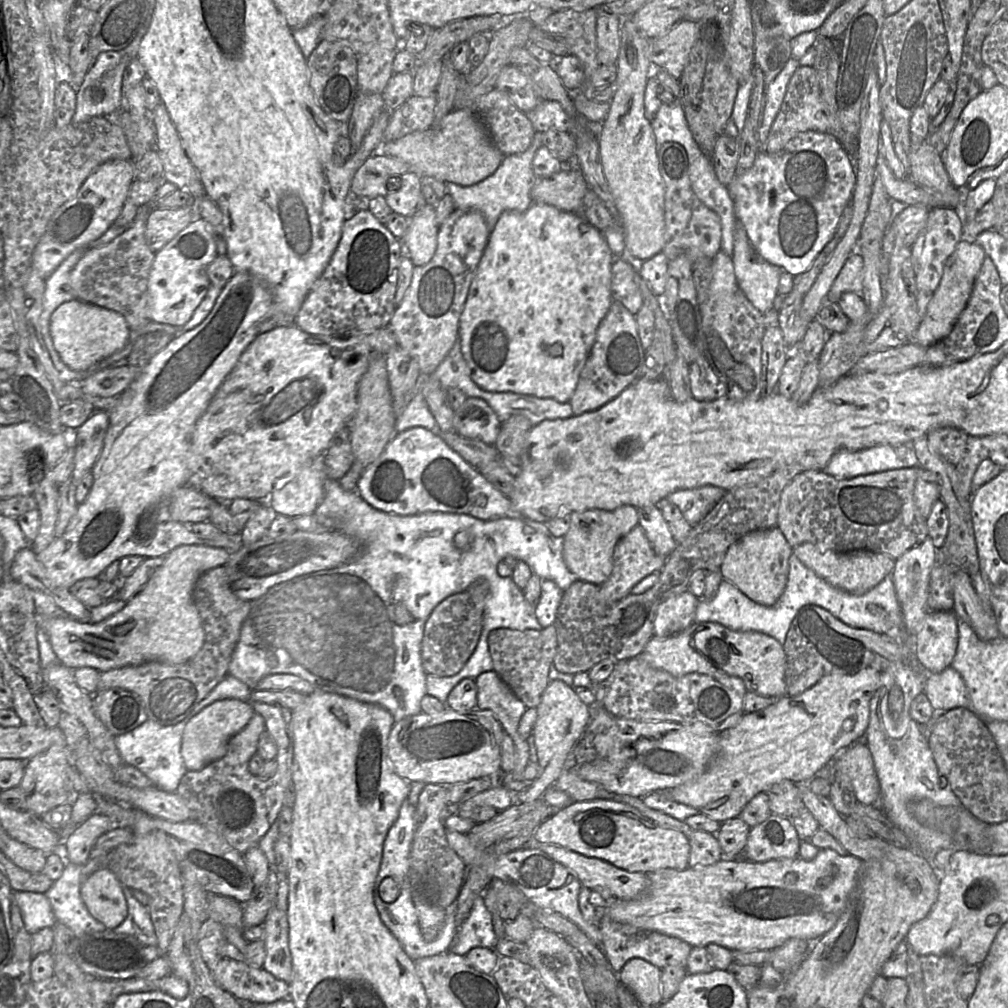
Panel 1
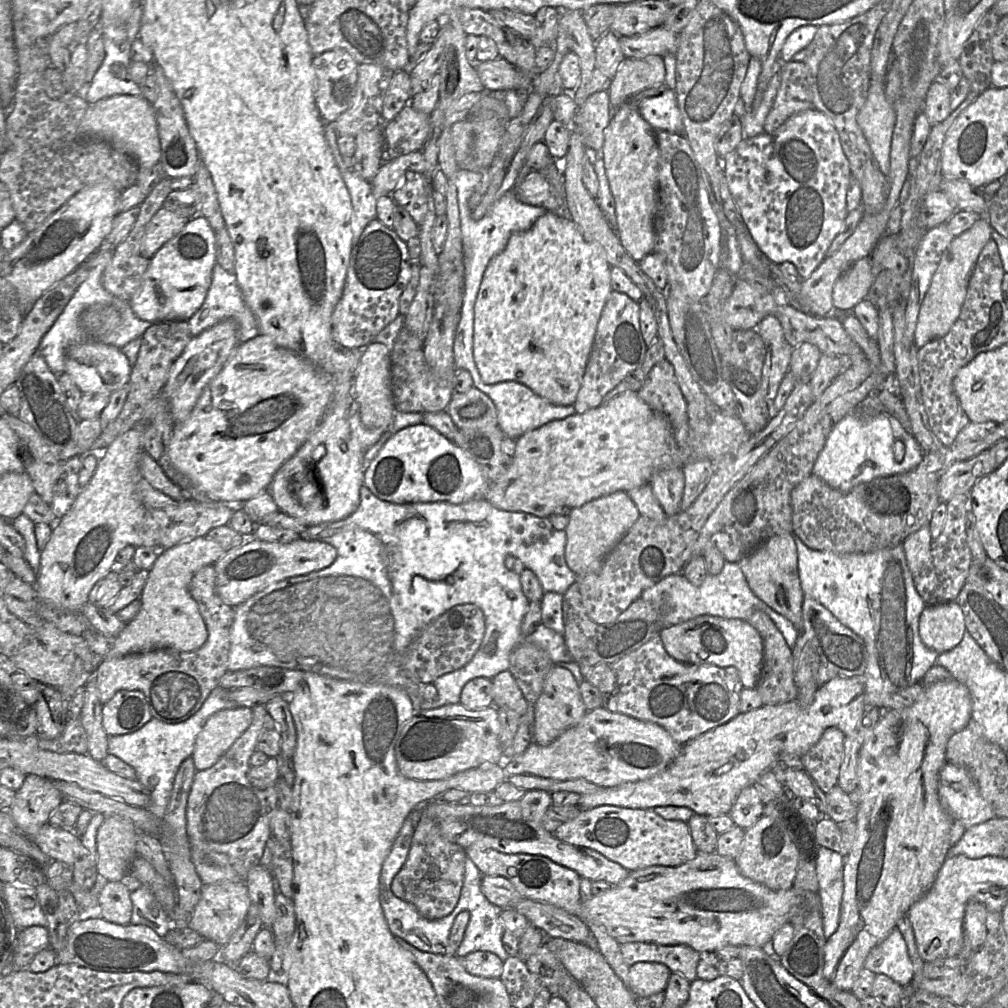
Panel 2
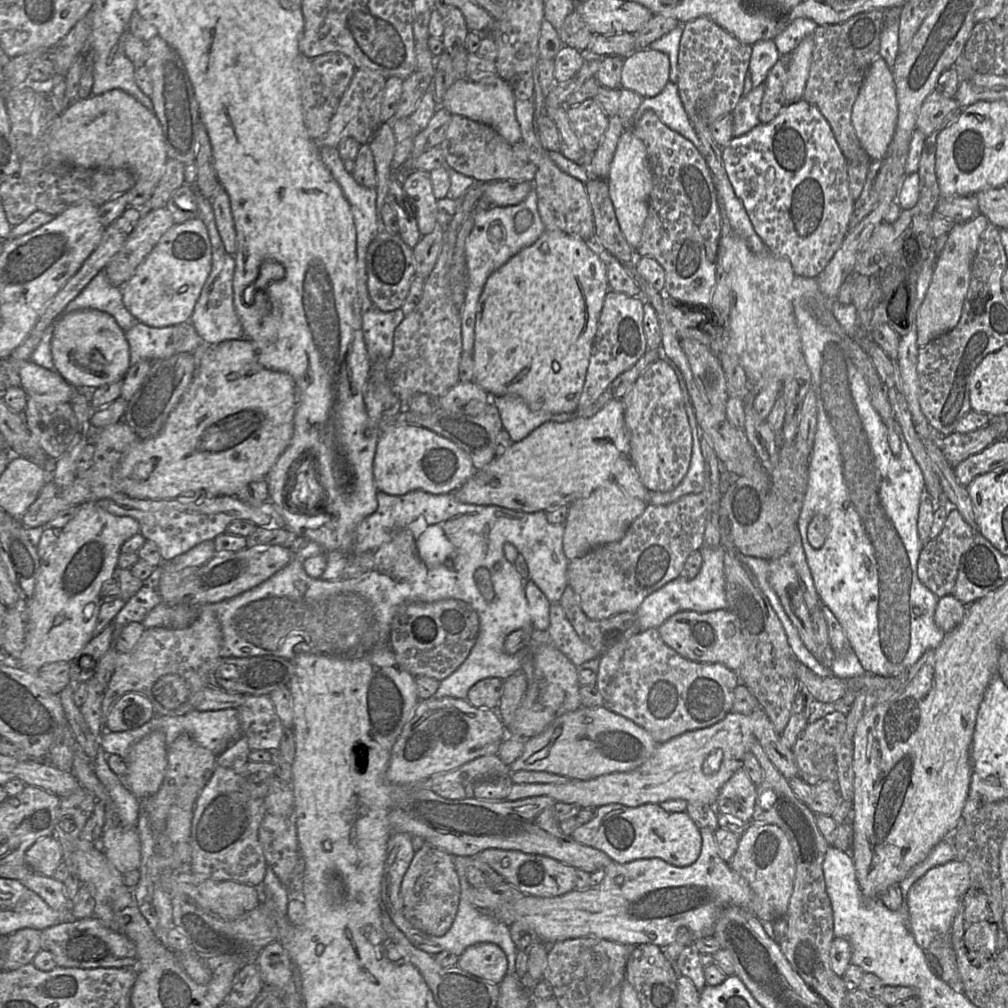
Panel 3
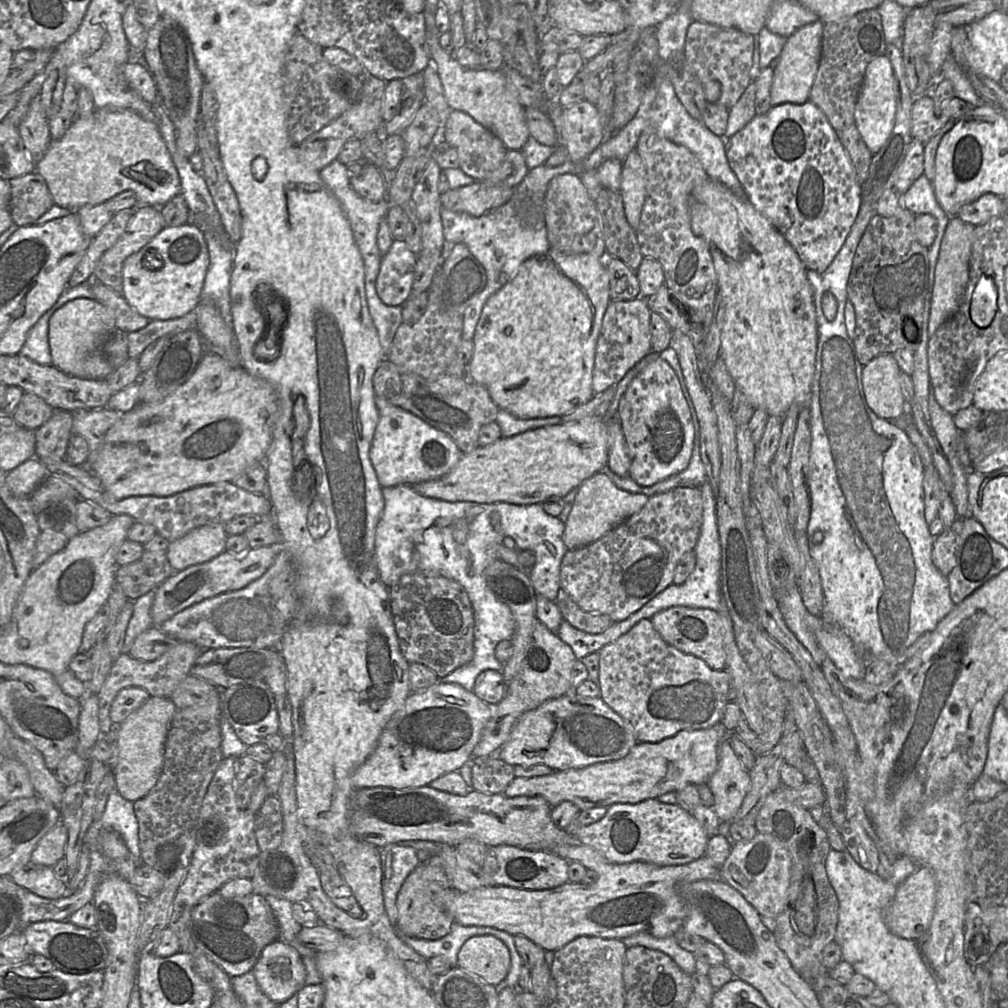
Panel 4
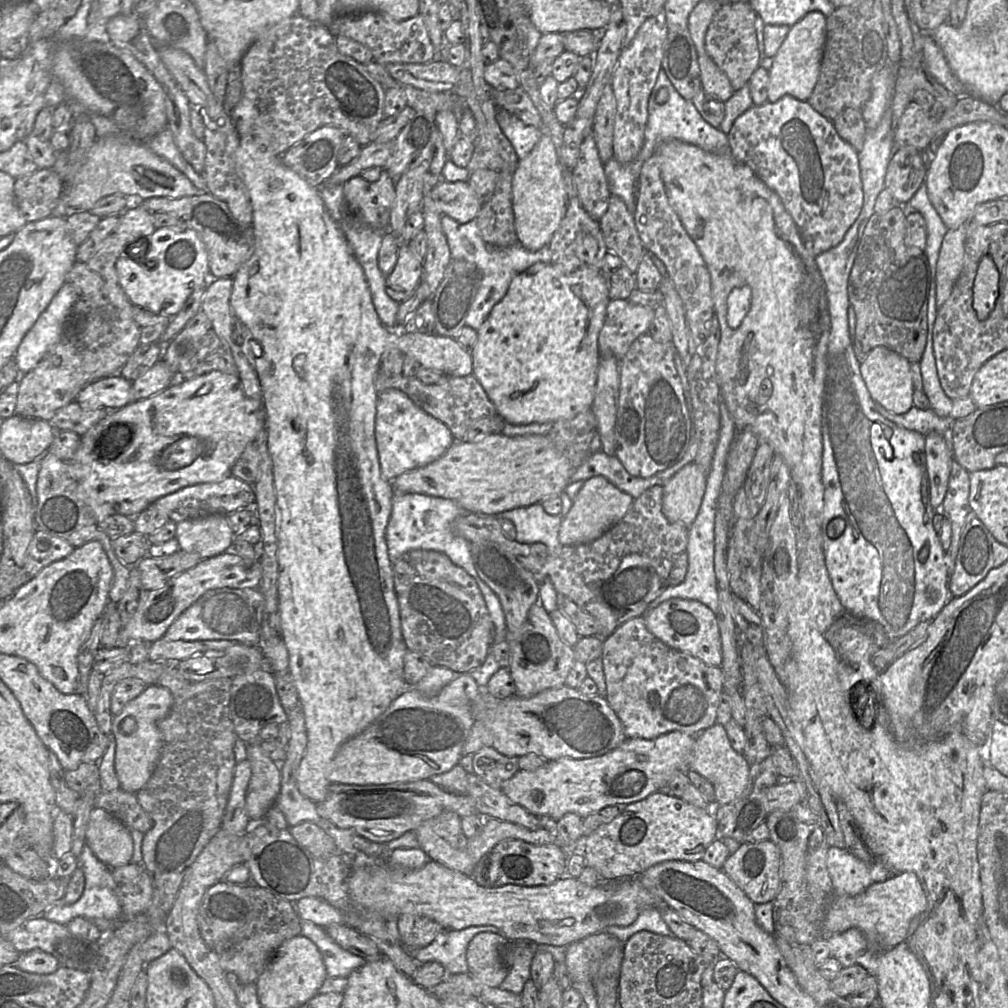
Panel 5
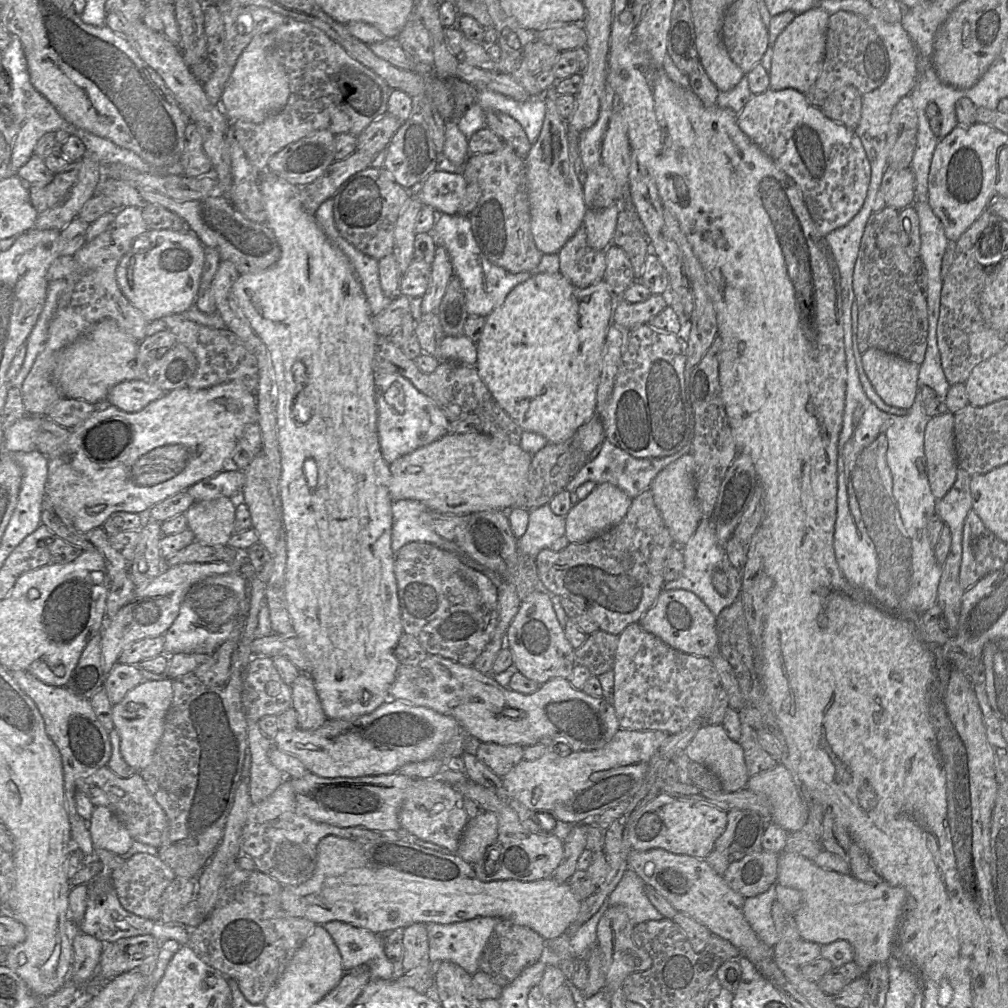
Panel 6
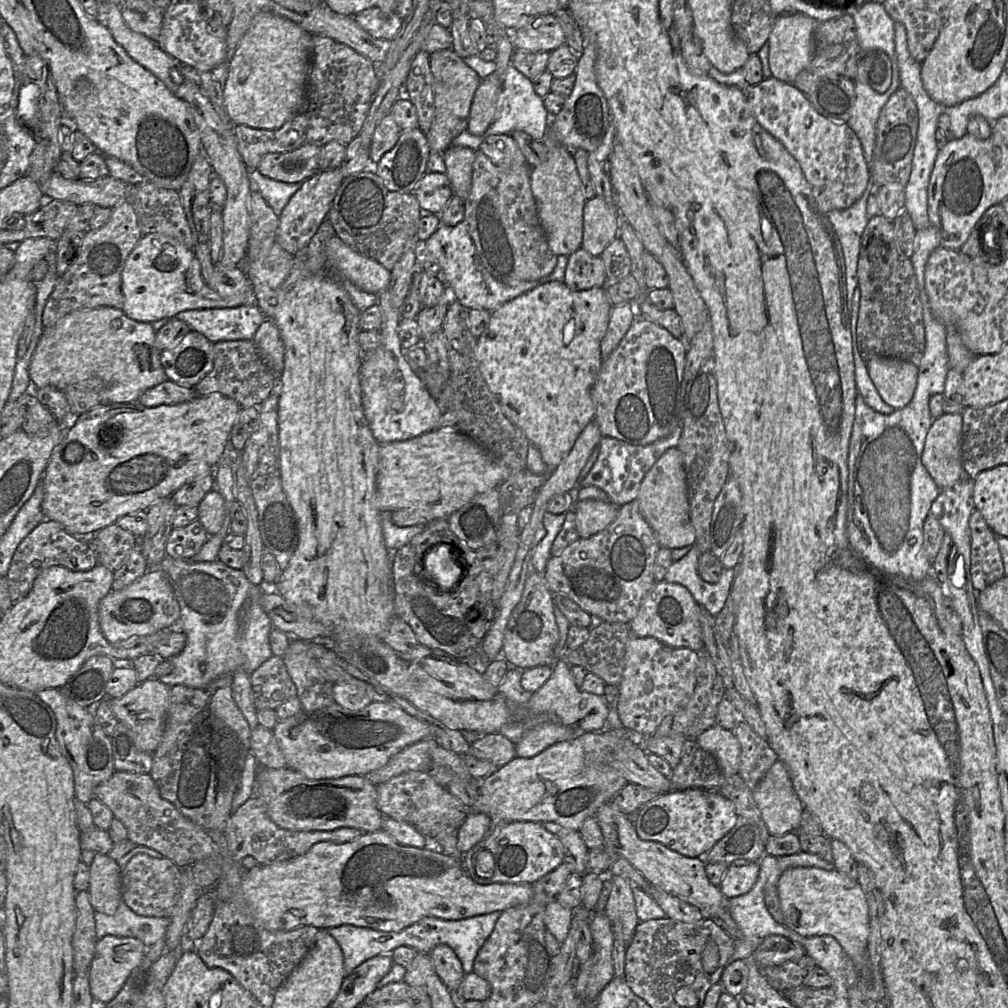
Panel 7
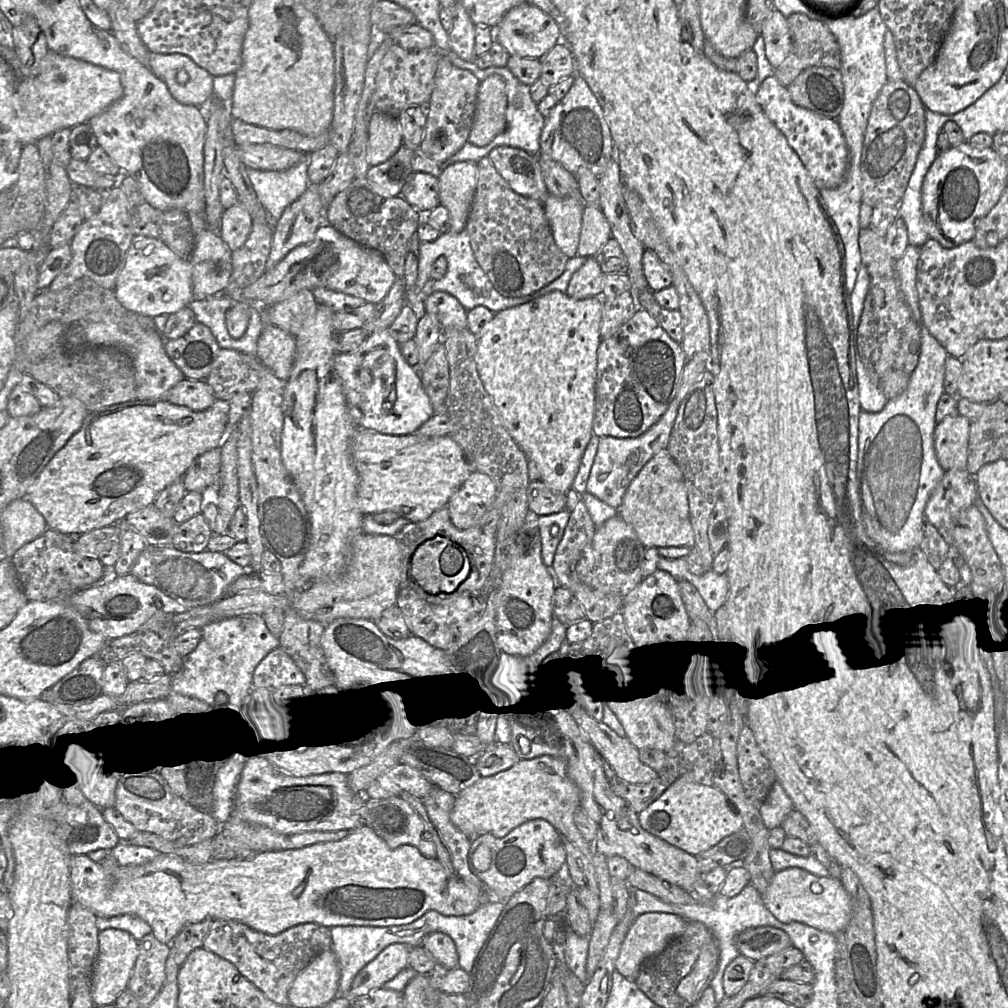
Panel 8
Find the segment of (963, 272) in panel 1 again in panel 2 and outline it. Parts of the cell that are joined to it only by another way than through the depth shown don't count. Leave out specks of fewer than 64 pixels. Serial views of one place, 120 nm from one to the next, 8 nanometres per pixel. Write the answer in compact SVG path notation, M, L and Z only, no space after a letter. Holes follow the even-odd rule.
M981 216L969 229L954 237L942 254L939 266L920 307L914 335L917 348L922 348L928 342L945 336L958 319L974 266L981 250L991 238L992 231L993 228L986 217Z

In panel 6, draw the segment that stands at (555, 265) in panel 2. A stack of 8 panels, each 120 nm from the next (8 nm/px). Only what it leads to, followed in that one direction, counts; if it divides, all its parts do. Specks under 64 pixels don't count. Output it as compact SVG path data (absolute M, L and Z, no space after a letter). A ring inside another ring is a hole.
M560 272L555 274L539 273L517 285L510 291L504 302L495 308L487 317L477 347L477 368L482 381L489 389L493 399L523 429L542 435L548 443L571 441L577 430L596 415L597 389L601 377L602 356L607 331L613 322L615 295L605 280L600 280L586 288L578 288Z

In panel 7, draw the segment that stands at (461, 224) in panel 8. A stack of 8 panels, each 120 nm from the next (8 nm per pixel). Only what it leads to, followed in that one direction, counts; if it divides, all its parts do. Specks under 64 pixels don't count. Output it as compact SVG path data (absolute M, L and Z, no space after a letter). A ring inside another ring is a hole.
M451 145L443 153L448 177L454 195L466 200L472 187L475 151L467 147Z

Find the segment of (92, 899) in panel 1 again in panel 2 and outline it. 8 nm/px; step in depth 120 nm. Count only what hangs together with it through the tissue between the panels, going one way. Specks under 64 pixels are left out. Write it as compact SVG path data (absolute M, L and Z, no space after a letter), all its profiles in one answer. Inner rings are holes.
M107 881L98 895L102 918L117 925L128 925L132 915L130 891L122 881Z

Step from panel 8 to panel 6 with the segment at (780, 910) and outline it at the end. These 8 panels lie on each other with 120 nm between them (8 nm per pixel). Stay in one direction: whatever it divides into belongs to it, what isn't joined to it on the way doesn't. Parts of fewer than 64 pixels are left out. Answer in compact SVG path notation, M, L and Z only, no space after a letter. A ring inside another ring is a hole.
M794 852L778 855L777 883L794 888L802 894L802 905L794 914L802 940L826 945L846 940L854 951L853 961L866 975L875 963L890 963L899 919L907 901L906 890L885 881L868 884L851 874L840 874L818 867L811 860Z

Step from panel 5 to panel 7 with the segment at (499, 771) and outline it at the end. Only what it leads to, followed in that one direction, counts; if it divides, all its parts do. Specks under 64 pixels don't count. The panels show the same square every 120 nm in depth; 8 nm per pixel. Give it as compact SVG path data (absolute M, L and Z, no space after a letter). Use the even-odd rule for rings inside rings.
M499 732L484 734L481 739L470 744L470 755L501 768L516 757L516 744Z

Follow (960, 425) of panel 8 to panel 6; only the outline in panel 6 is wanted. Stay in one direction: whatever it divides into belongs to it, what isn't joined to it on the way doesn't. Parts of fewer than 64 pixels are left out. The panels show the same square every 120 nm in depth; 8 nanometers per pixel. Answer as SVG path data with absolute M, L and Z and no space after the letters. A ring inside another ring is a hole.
M954 414L930 418L925 428L924 451L930 489L936 500L944 497L955 482L958 464L954 443Z

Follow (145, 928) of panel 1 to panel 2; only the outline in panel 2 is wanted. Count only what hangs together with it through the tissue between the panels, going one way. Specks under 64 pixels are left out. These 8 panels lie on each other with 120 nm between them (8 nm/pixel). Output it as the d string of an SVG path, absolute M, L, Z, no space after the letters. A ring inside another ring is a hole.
M144 885L130 892L132 902L131 925L147 926L163 938L172 929L169 916L162 909L154 894Z

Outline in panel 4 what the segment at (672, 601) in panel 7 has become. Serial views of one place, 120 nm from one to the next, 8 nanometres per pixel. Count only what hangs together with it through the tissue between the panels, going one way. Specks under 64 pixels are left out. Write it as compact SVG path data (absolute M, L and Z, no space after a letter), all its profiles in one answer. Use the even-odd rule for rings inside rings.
M676 606L656 613L650 621L662 639L669 645L681 652L701 658L712 669L725 669L726 651L722 634L723 622L722 615L718 611Z

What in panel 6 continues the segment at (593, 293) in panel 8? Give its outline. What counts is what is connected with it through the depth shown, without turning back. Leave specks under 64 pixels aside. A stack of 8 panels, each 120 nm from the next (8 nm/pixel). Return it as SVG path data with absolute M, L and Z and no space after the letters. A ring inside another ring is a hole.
M584 225L558 252L560 273L578 288L586 288L604 280L606 271L605 251L591 248L587 243Z

